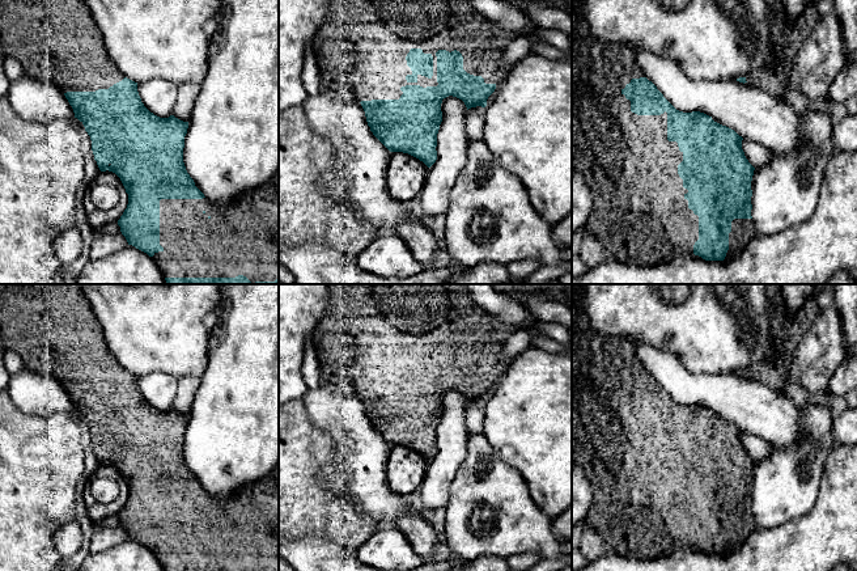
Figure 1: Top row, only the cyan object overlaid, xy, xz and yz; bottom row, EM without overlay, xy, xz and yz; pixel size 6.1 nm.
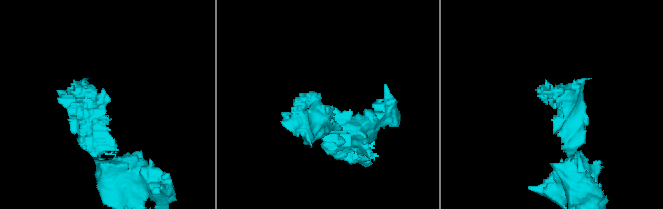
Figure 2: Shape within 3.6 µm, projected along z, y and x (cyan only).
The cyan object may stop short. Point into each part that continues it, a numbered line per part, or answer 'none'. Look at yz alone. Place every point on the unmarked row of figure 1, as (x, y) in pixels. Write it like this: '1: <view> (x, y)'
1: yz (640, 508)
2: yz (743, 524)

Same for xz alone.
1: xz (363, 335)

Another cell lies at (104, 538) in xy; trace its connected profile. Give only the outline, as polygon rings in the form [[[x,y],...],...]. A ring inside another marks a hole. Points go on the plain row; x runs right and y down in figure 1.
[[[98,526],[90,538],[89,551],[90,554],[102,553],[123,542],[127,538],[128,536],[122,526],[113,526],[113,528]]]

